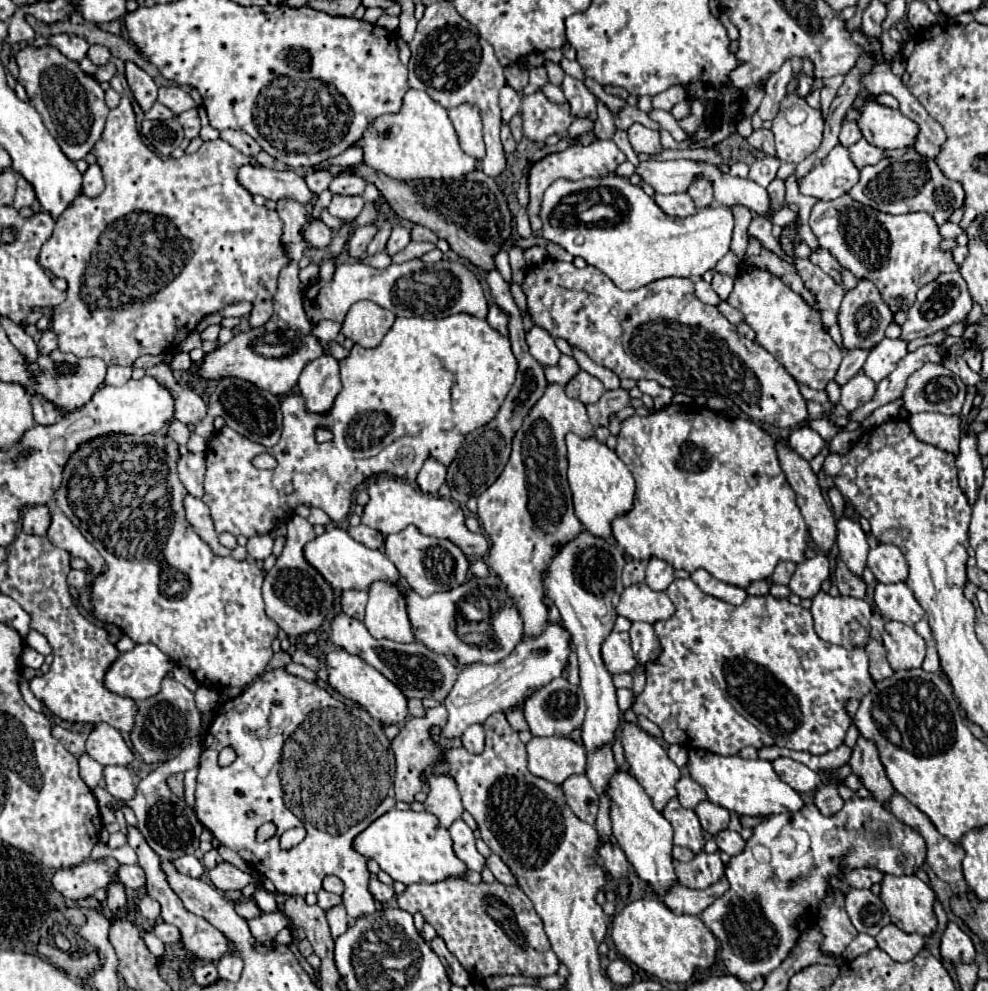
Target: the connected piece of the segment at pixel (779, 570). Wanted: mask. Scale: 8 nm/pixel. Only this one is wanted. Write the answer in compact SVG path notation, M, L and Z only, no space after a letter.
M779 562L779 566L775 568L773 576L769 578L769 582L771 584L785 584L787 586L791 576L793 576L793 572L795 572L795 568L797 568L797 564L793 564L793 562Z

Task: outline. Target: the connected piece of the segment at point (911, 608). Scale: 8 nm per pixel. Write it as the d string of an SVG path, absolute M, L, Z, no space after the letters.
M905 582L895 584L877 584L875 586L875 604L883 618L897 620L907 626L913 626L919 622L925 614L925 610L915 600L913 592L907 588Z

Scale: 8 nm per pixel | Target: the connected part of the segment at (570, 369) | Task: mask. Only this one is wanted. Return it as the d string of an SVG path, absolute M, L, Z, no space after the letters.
M565 354L561 356L561 360L559 360L557 366L545 368L547 382L549 382L549 384L561 384L561 386L565 386L577 372L579 372L577 362L575 362L571 356L565 356Z

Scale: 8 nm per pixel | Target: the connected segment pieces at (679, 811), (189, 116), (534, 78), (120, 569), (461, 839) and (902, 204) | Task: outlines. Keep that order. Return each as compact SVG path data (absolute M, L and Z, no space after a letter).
M677 798L669 800L669 804L663 808L661 812L673 826L675 838L673 844L675 846L685 846L689 848L693 854L699 854L705 846L705 838L703 838L703 828L699 824L699 818L693 810L687 810L679 804Z
M193 108L193 110L187 110L187 112L183 112L183 114L179 114L177 118L179 118L179 122L181 122L183 130L185 130L185 136L187 136L189 140L193 140L193 138L199 136L201 124L199 124L199 116L197 116L197 110L195 110L195 108Z
M541 66L541 68L531 68L531 70L529 70L529 84L525 86L523 96L537 92L545 82L547 82L547 72L543 70L543 66Z
M107 434L107 436L97 436L89 442L83 442L67 460L65 470L63 470L63 484L55 492L57 506L63 510L63 514L79 528L79 532L99 550L99 554L105 560L105 570L99 572L93 582L91 582L91 606L93 606L93 616L101 622L115 624L125 636L129 636L135 644L145 644L151 642L163 654L167 654L175 664L185 666L193 672L195 680L201 686L207 688L225 688L225 686L247 686L251 684L269 664L273 652L271 652L271 642L277 638L279 626L265 614L265 604L261 596L261 586L263 586L263 570L255 562L247 560L235 560L231 556L221 558L215 556L209 544L201 540L201 536L193 530L193 526L185 518L185 506L183 500L187 496L185 486L179 480L177 472L177 462L179 462L179 452L175 446L175 440L169 434L147 434L147 436L129 436L129 434Z
M459 818L459 820L455 820L451 824L449 832L451 832L451 838L453 838L453 850L455 850L455 854L467 864L469 870L481 872L485 868L485 858L475 848L473 830Z
M909 150L901 158L883 156L879 164L863 168L861 180L849 190L849 196L871 206L885 214L909 214L909 212L927 212L933 216L935 224L941 226L949 220L949 216L963 206L963 188L959 182L949 180L933 160Z

